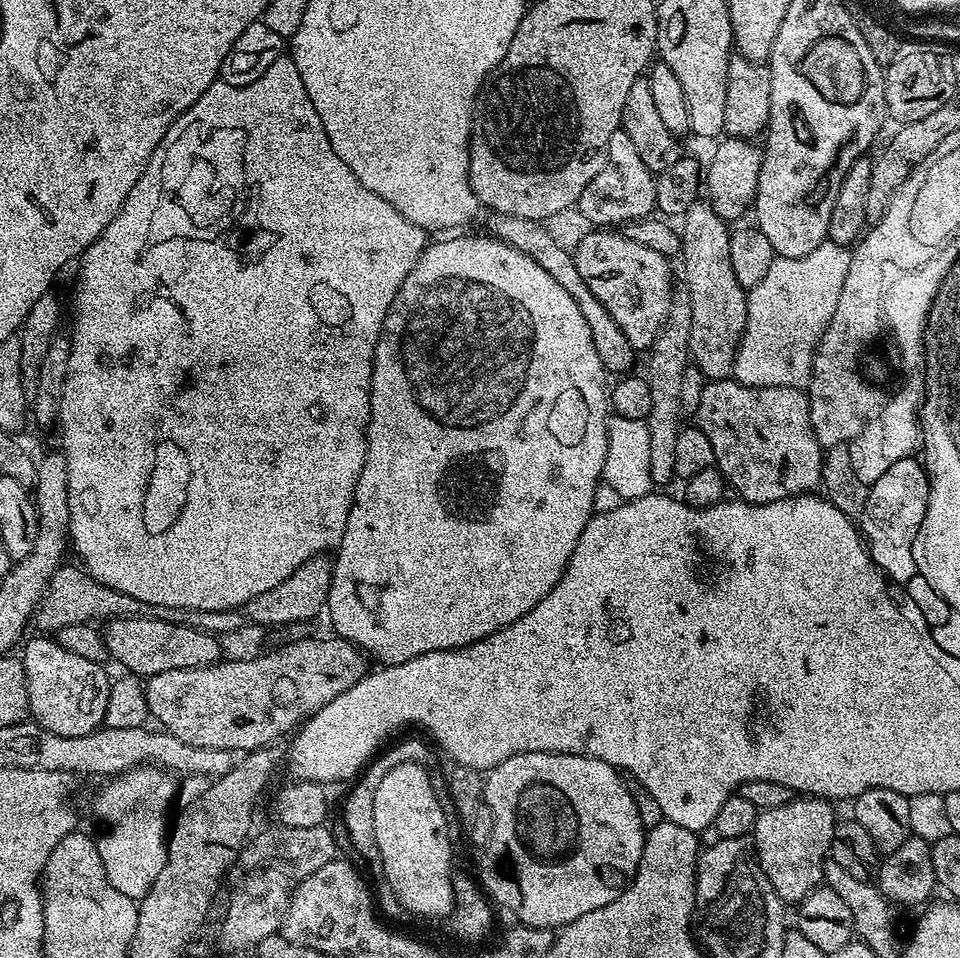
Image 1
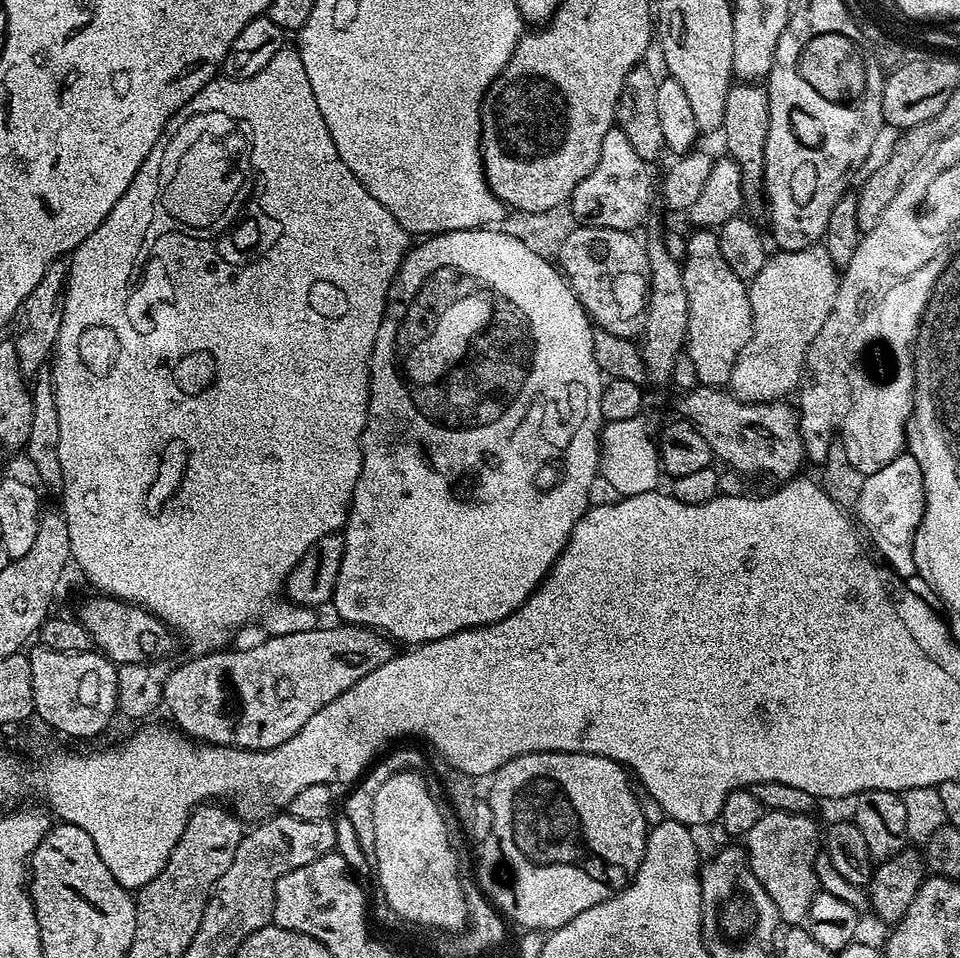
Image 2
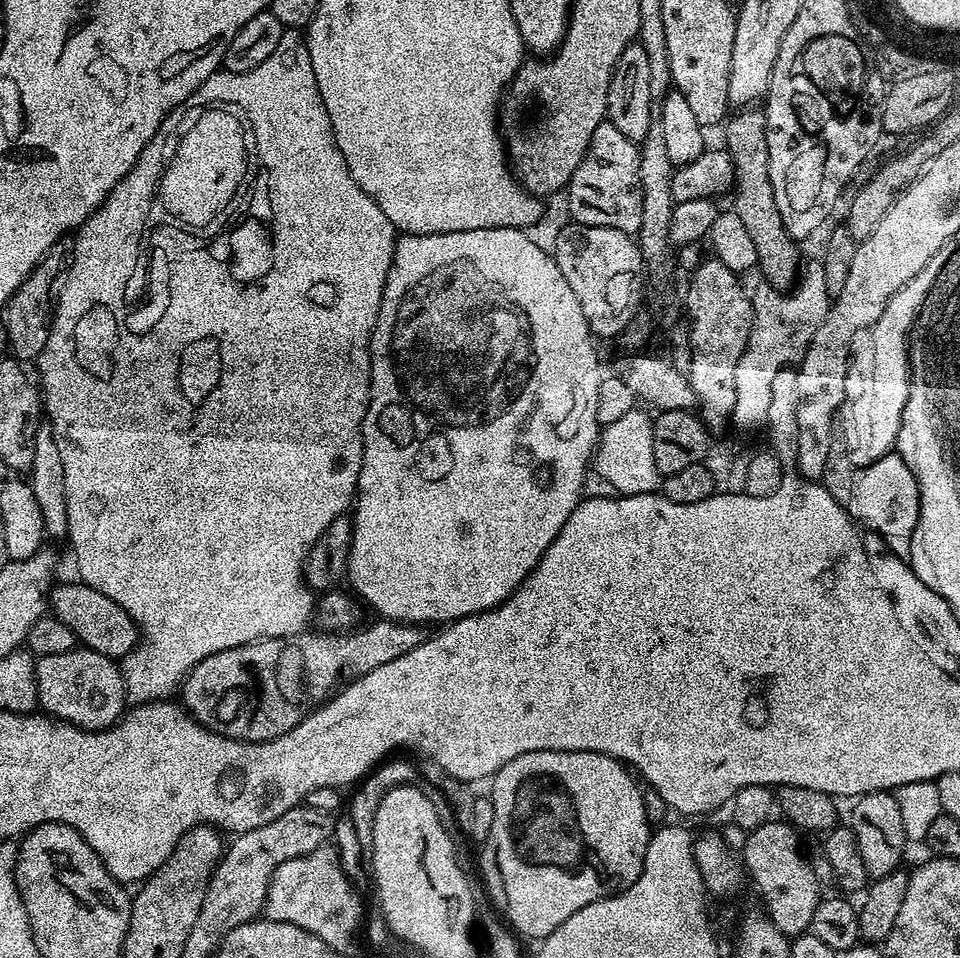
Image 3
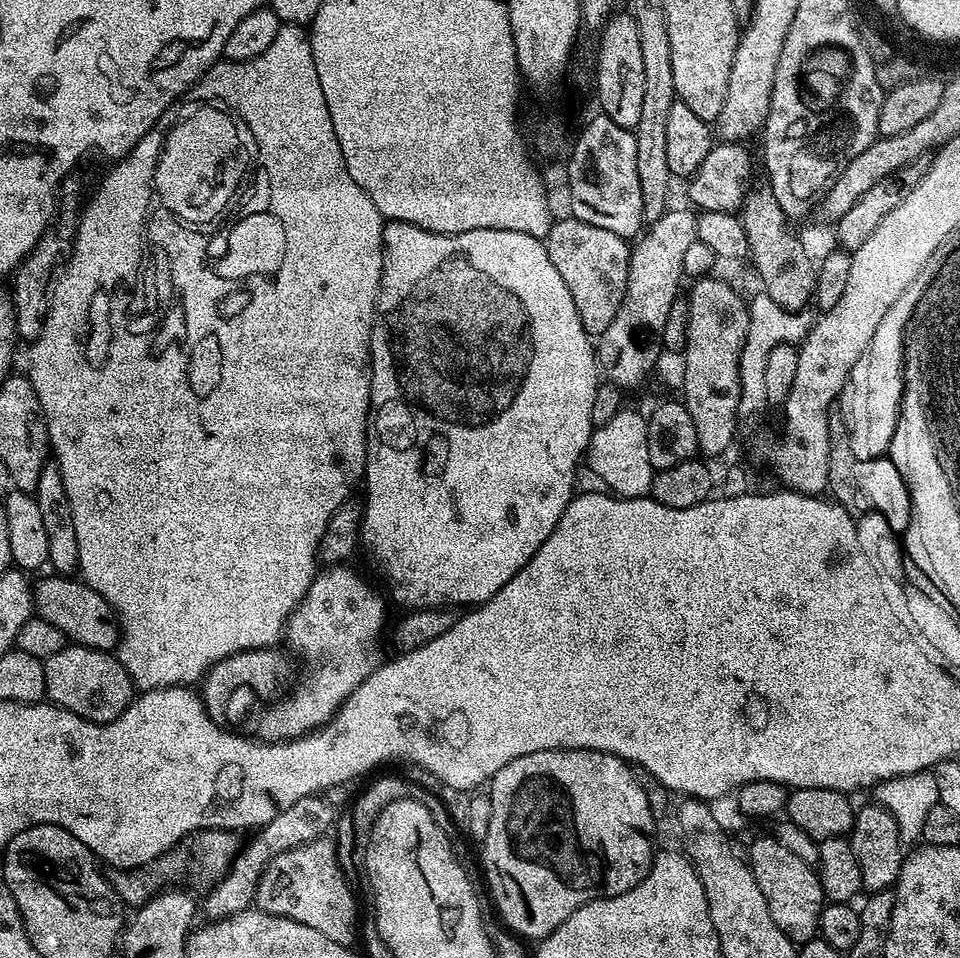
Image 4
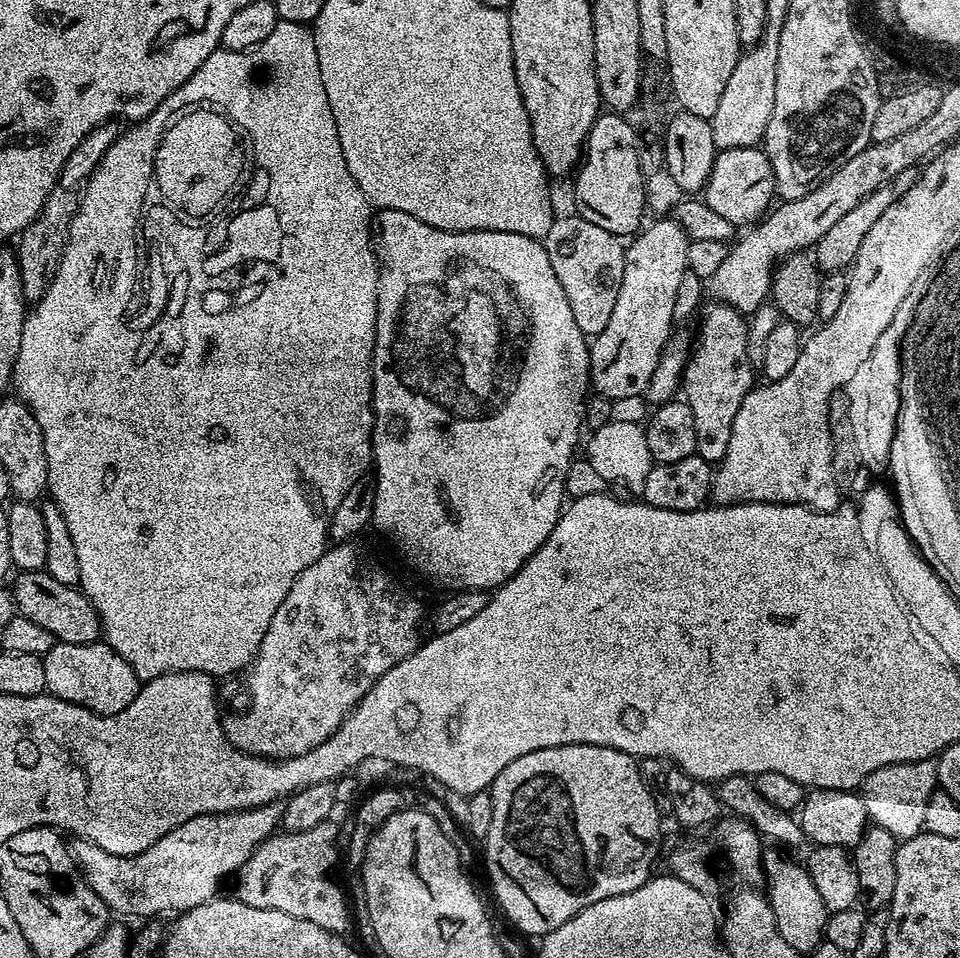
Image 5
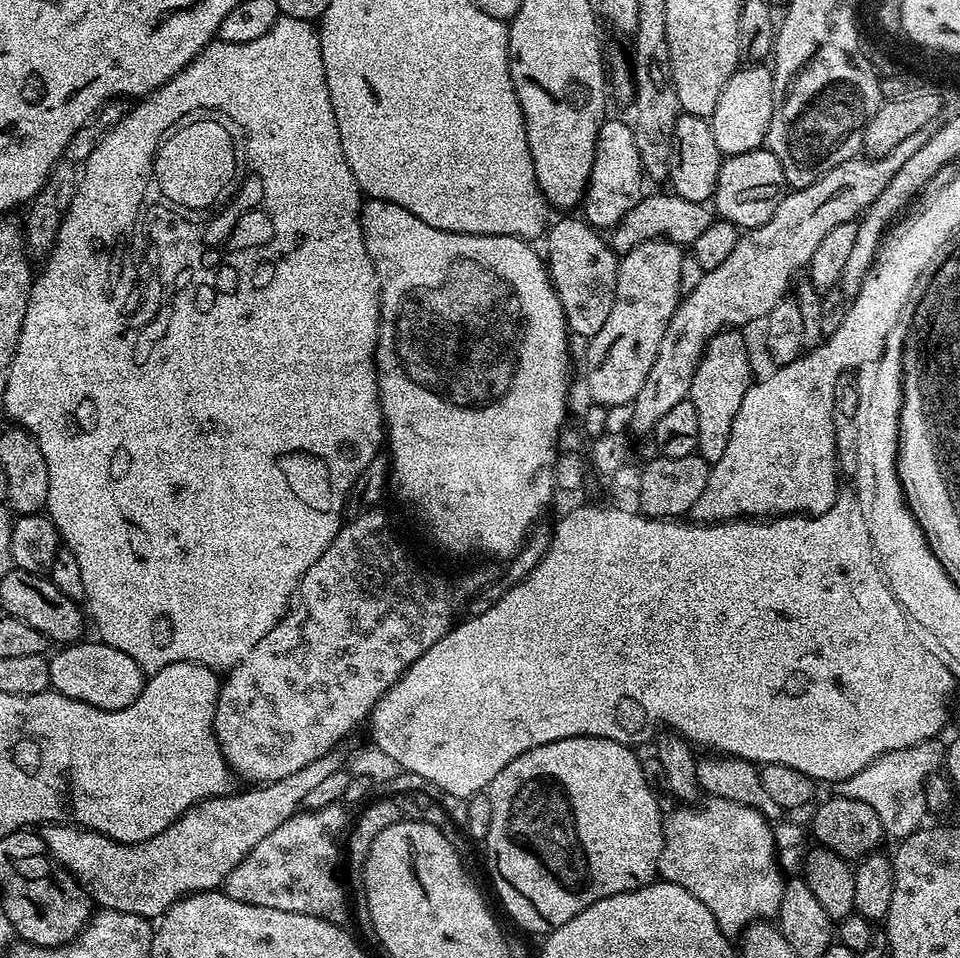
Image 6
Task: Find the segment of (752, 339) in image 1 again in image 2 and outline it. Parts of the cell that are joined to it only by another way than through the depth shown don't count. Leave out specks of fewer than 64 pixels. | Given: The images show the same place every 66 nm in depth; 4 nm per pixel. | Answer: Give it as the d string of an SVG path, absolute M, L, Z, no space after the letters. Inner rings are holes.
M813 246L806 250L794 250L793 252L777 251L769 255L762 266L762 270L758 272L756 278L748 284L748 297L750 298L750 310L752 311L752 333L750 334L750 342L746 342L746 346L742 350L742 354L738 354L738 358L734 362L734 370L732 371L732 379L730 381L731 391L739 400L745 402L767 402L769 400L779 400L787 397L787 392L795 393L799 389L800 381L804 374L804 359L810 350L810 342L814 342L814 334L818 334L818 330L822 330L822 322L826 322L826 318L830 318L830 310L834 306L834 298L842 290L842 276L838 271L836 264L830 258L830 254L822 246Z

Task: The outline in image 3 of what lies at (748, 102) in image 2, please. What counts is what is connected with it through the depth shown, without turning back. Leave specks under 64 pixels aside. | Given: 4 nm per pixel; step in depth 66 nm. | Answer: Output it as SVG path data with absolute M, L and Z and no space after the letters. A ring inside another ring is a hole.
M756 106L741 107L727 117L722 131L723 147L732 155L732 165L736 171L734 211L742 218L742 223L754 242L758 271L773 286L791 285L797 279L802 263L800 264L800 252L796 249L799 248L797 241L793 240L786 226L782 226L782 214L778 214L778 202L774 202L774 186L770 186L770 146L766 142L764 113Z

